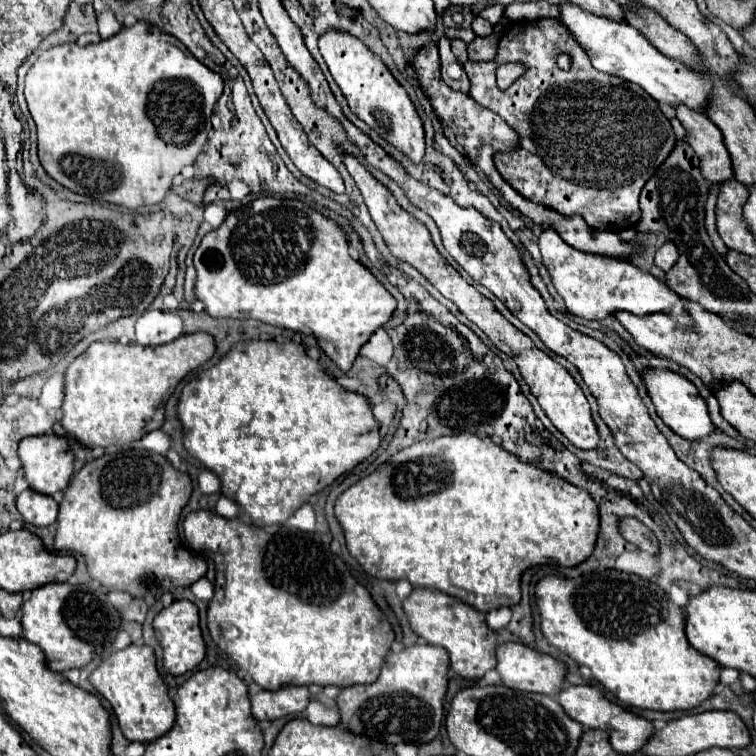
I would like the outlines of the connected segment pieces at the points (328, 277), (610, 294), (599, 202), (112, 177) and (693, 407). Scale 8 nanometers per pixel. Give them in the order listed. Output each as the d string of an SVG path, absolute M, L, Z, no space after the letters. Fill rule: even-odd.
M263 196L229 212L217 230L205 234L195 250L193 264L197 268L195 294L205 304L207 314L213 318L253 318L279 328L313 334L323 352L341 370L351 368L361 346L391 318L397 306L395 298L377 282L371 270L351 258L345 230L299 198L281 200Z
M545 230L541 234L539 248L543 254L543 264L547 266L559 296L565 300L565 306L573 316L585 320L603 320L615 316L615 312L647 316L655 312L675 314L687 310L683 308L683 300L679 298L679 294L671 292L671 288L667 288L665 282L657 280L649 272L625 260L575 250L573 246L563 242L555 230Z
M553 18L511 22L505 36L499 40L495 62L465 62L463 66L471 82L471 98L483 108L497 112L519 134L521 148L513 152L495 152L493 160L499 174L523 198L553 208L565 216L581 214L585 222L597 230L617 232L623 228L635 228L635 224L641 220L639 194L645 182L655 174L677 144L671 122L643 88L595 70L583 48L579 48L579 44L575 44L575 40L563 32L559 20ZM559 54L569 54L571 58L571 68L567 72L557 66ZM507 62L525 62L529 70L505 92L501 92L495 84L495 70Z
M137 22L131 28L121 28L115 36L101 40L97 44L79 46L79 44L71 42L71 44L53 46L53 48L45 50L35 60L35 64L31 66L31 70L25 76L25 98L27 98L29 112L31 112L31 116L37 124L39 160L41 160L45 172L51 178L55 178L59 184L63 184L65 188L69 188L77 194L93 196L95 200L105 200L105 202L125 206L125 208L131 208L131 210L135 210L139 206L147 206L147 204L159 204L165 198L165 194L169 192L171 182L181 172L181 168L195 162L195 158L199 156L199 152L203 150L203 146L209 138L209 130L213 128L211 126L213 106L219 100L221 92L223 92L223 80L221 80L219 74L211 72L193 54L189 54L185 48L181 48L179 40L161 32L157 26L149 26L147 22Z
M647 368L641 372L641 378L645 382L647 394L655 404L655 412L657 416L681 438L687 440L699 440L703 436L707 436L713 430L713 422L709 418L707 412L707 404L705 400L699 396L697 388L679 372L671 372L671 370L663 370L663 368Z

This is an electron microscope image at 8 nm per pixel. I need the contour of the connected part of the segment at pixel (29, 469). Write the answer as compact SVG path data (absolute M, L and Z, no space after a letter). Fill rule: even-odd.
M55 434L25 438L19 444L19 458L33 490L55 494L67 488L75 462L67 438Z

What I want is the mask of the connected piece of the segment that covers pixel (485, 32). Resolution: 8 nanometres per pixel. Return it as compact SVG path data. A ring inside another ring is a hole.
M475 16L473 20L473 30L477 36L489 36L493 32L493 24L489 24L489 20L481 18L481 16Z

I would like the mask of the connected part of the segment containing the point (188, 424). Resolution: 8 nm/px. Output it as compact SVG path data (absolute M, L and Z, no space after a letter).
M251 340L251 342L239 342L235 344L229 354L225 358L221 358L215 366L199 372L193 380L189 380L181 392L181 400L179 400L179 406L177 406L177 412L179 412L179 420L183 422L183 428L185 428L185 448L189 450L189 454L193 458L197 458L205 468L213 470L219 480L221 480L221 494L225 494L227 498L235 500L245 514L251 516L253 522L263 522L263 526L269 526L269 524L283 524L297 508L301 508L309 496L321 492L323 488L327 488L333 480L337 480L343 472L349 472L353 470L359 462L367 460L381 444L381 436L379 436L379 424L375 422L373 418L373 410L369 406L369 400L357 392L349 392L345 390L343 386L339 386L337 382L333 382L333 378L317 364L313 362L307 352L305 352L305 346L303 344L295 344L295 342L285 342L285 344L279 344L275 340L269 340L269 342L263 342L263 340Z

